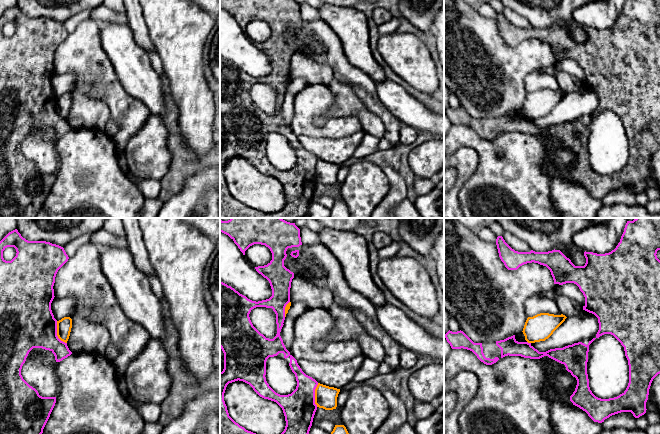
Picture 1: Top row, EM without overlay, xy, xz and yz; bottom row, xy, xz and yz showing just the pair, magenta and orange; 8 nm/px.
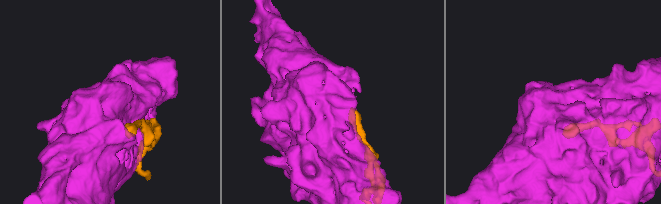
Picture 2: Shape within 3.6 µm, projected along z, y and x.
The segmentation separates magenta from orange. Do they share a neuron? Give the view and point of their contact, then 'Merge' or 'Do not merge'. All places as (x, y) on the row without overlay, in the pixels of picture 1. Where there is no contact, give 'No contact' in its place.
Touches magenta at xy (56, 109). Do not merge

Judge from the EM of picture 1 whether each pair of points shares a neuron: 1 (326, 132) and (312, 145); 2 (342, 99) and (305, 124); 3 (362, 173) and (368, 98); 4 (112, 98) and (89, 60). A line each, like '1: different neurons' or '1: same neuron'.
1: different neurons
2: different neurons
3: different neurons
4: same neuron

